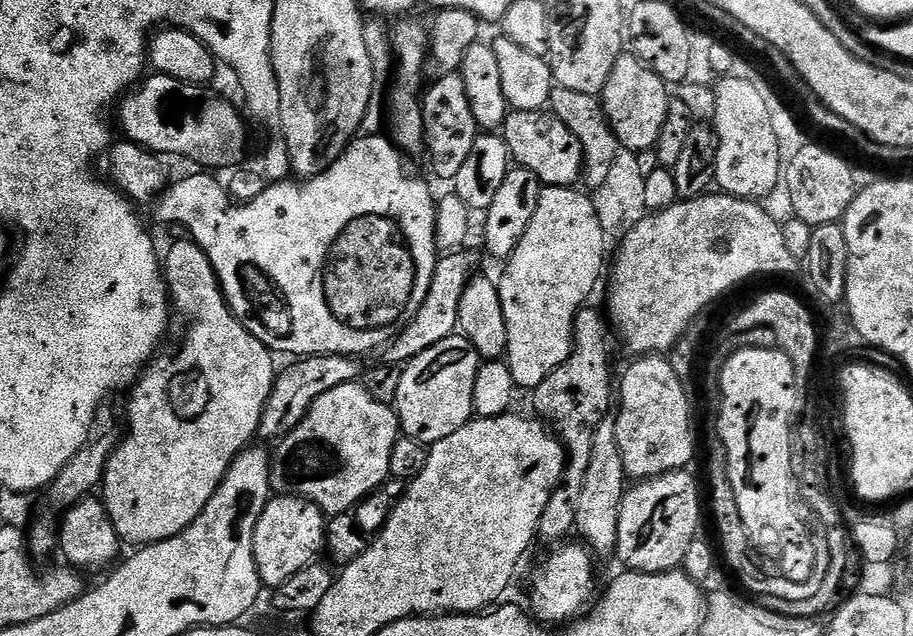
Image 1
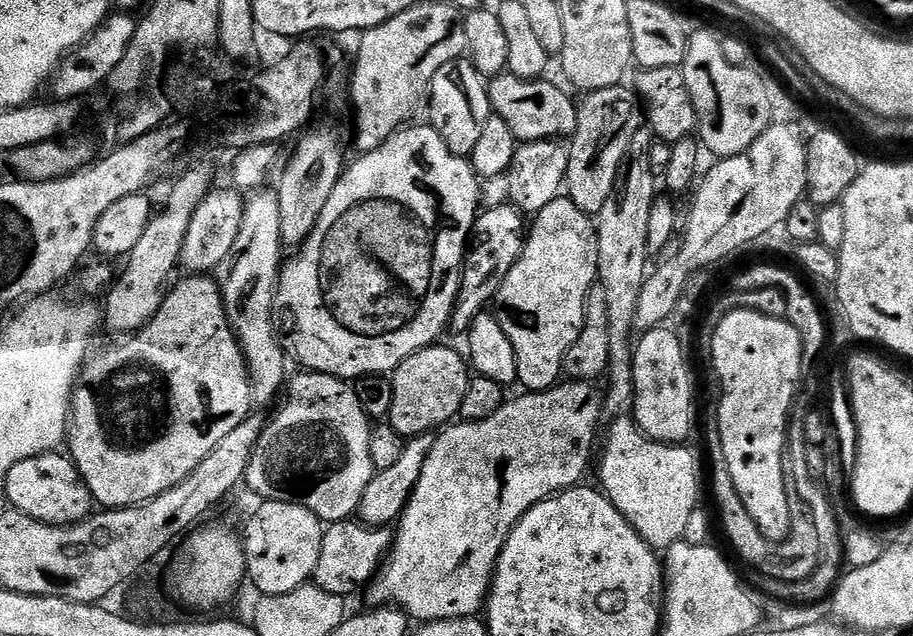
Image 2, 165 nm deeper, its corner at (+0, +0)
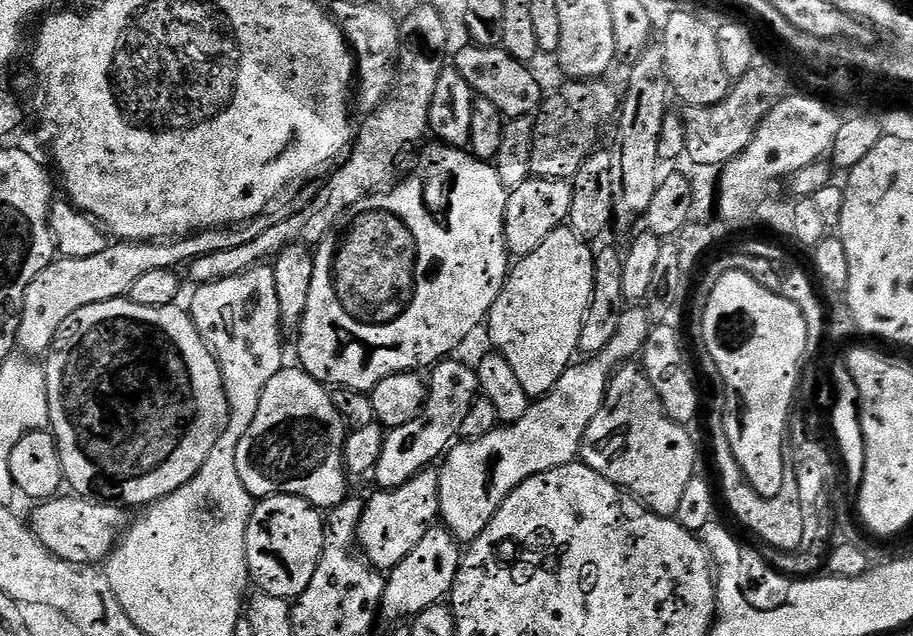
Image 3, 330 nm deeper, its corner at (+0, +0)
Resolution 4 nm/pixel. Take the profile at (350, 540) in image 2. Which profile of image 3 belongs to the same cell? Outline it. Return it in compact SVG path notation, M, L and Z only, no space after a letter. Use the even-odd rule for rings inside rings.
M435 467L424 468L406 486L382 488L373 491L372 497L364 500L362 518L358 522L356 543L365 560L373 568L388 574L422 541L423 535L437 523L440 515L440 473Z

